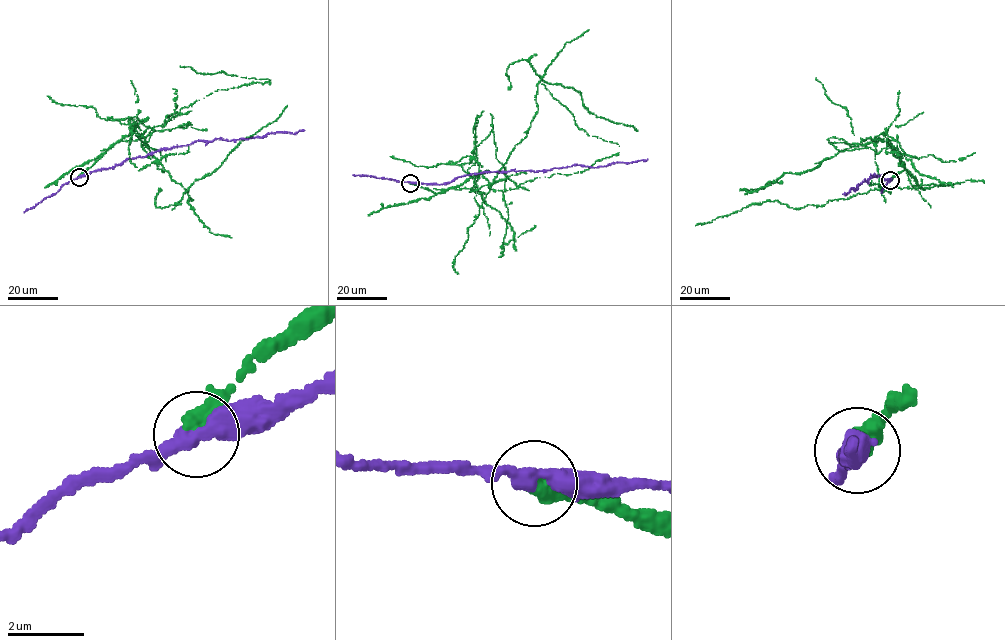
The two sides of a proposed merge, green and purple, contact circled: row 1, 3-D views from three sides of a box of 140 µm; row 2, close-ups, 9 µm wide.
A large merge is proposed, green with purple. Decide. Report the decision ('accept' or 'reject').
reject

